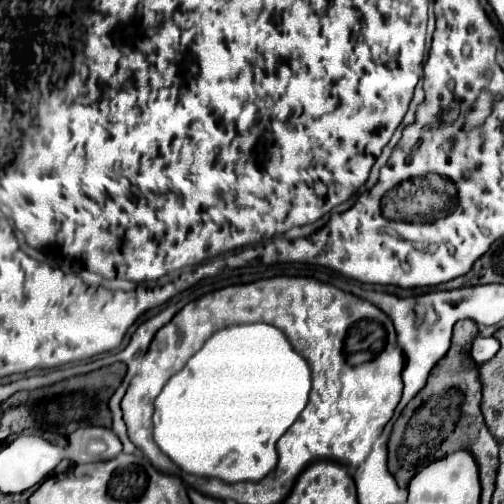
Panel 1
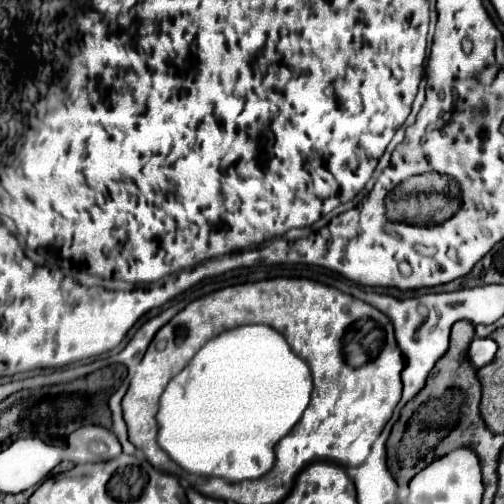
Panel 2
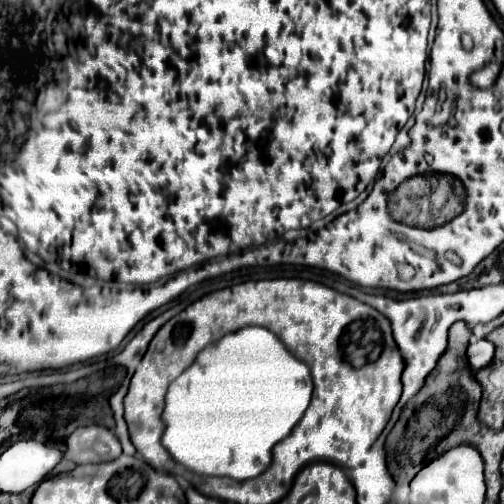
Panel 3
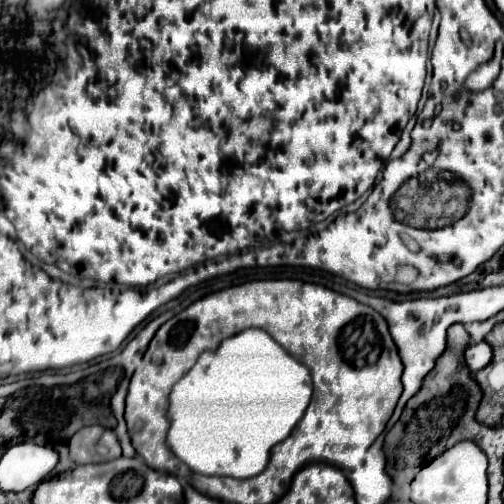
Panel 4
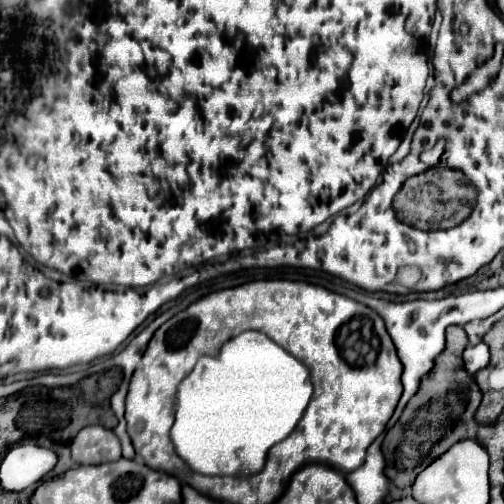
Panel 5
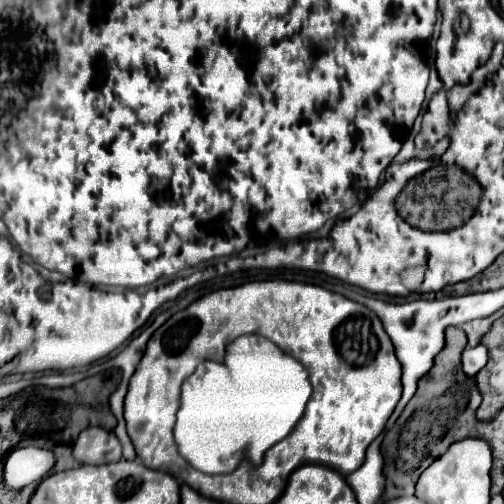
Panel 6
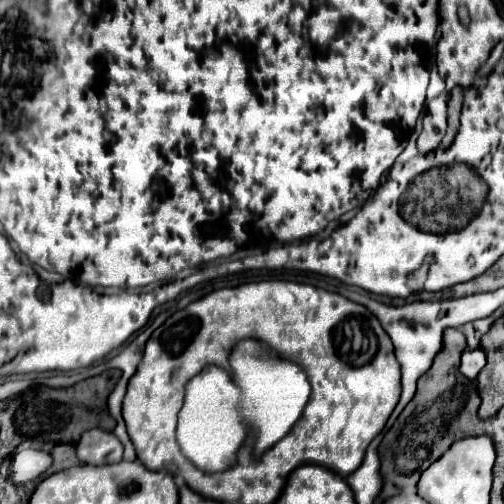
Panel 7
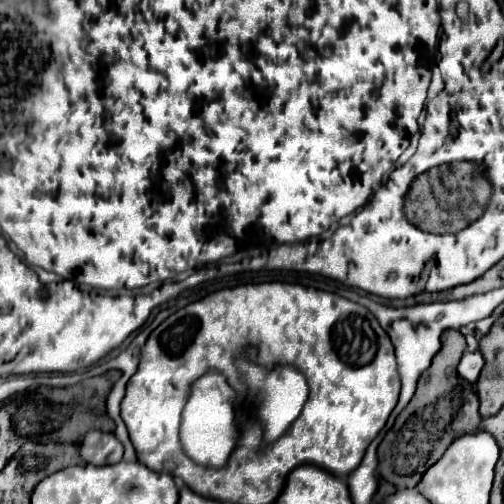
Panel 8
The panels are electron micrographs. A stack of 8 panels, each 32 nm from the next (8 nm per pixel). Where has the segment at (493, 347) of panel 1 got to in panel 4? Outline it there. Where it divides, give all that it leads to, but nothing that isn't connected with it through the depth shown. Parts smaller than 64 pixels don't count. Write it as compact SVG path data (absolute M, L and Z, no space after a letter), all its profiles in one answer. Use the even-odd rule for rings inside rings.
M472 342L466 348L466 364L472 374L476 374L480 368L486 368L492 360L492 346L488 342Z

